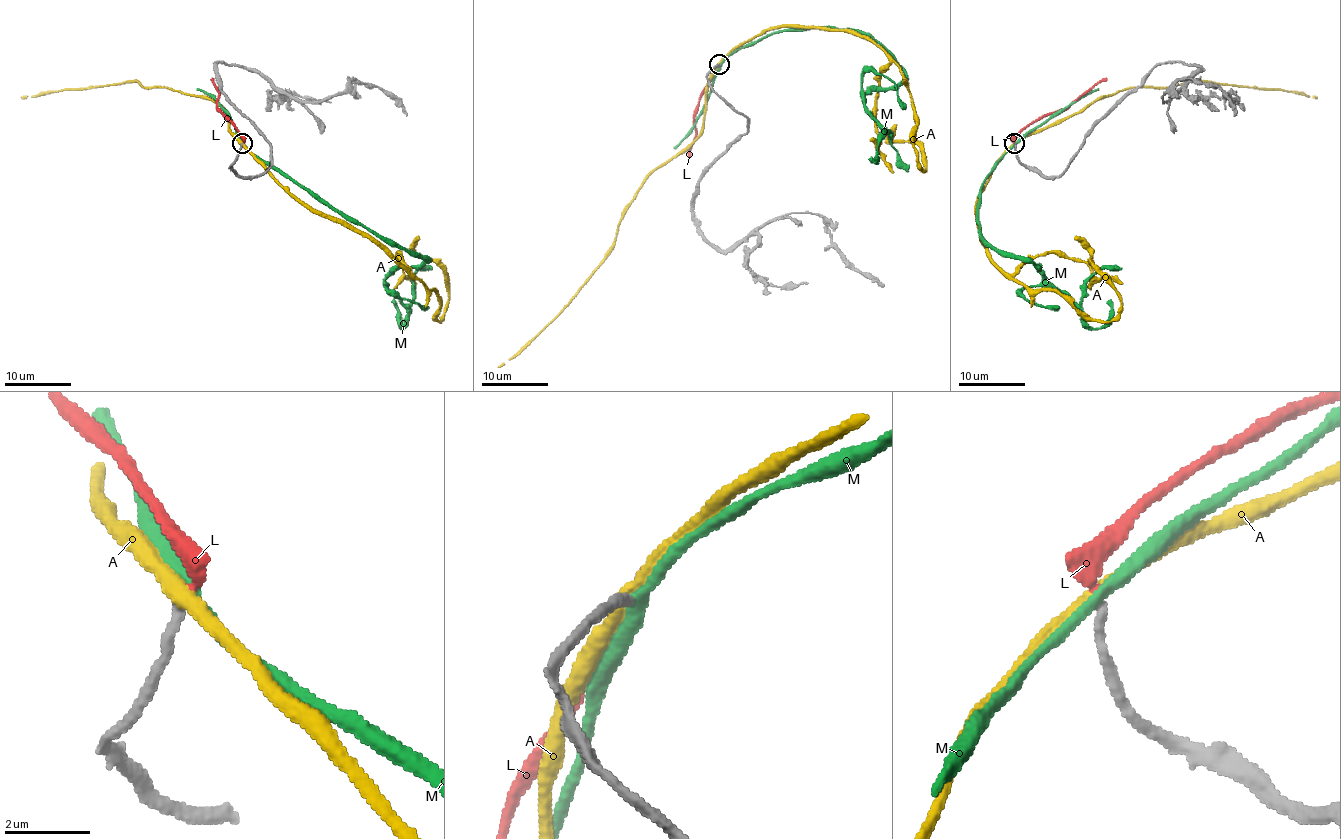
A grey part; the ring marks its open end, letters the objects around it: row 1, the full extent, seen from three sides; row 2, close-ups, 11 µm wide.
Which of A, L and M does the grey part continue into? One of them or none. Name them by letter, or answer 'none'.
L

